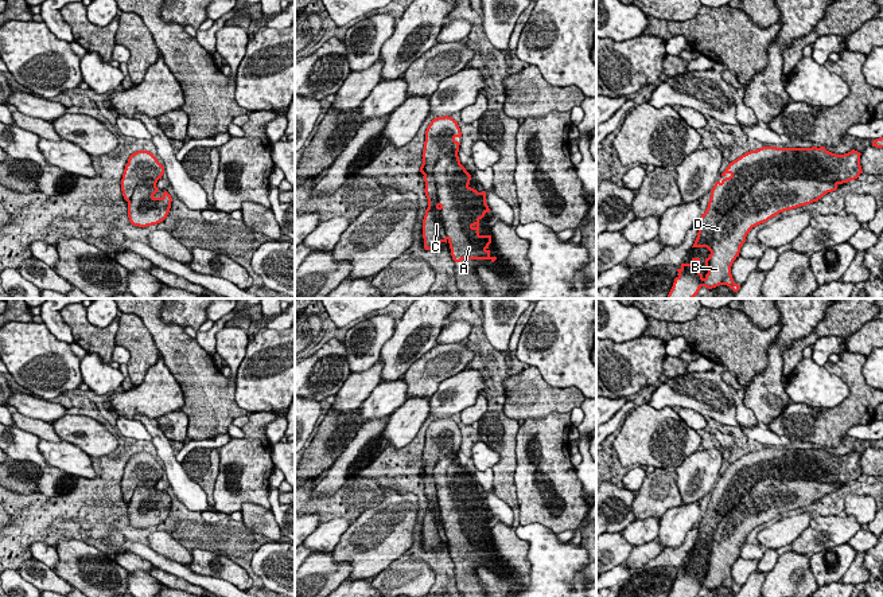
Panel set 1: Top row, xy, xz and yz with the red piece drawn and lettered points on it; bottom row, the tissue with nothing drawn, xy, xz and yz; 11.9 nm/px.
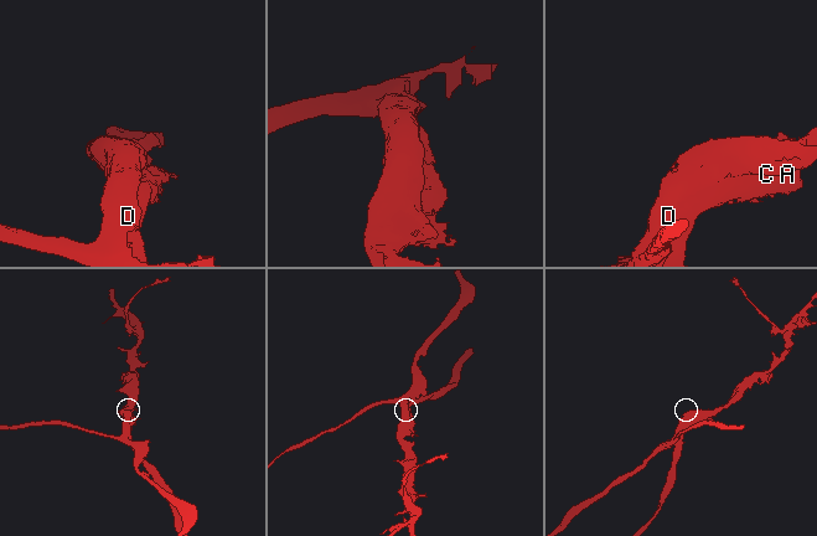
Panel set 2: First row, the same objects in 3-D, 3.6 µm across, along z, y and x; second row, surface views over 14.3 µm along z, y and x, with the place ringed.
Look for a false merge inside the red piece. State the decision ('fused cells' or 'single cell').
fused cells

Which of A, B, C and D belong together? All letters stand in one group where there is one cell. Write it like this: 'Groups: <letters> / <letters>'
Groups: A B D / C

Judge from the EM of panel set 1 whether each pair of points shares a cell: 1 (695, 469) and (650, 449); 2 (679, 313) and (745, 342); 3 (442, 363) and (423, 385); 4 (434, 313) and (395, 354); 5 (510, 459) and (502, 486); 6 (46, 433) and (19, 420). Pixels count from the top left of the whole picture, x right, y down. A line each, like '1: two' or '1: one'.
1: one
2: two
3: one
4: one
5: one
6: one

